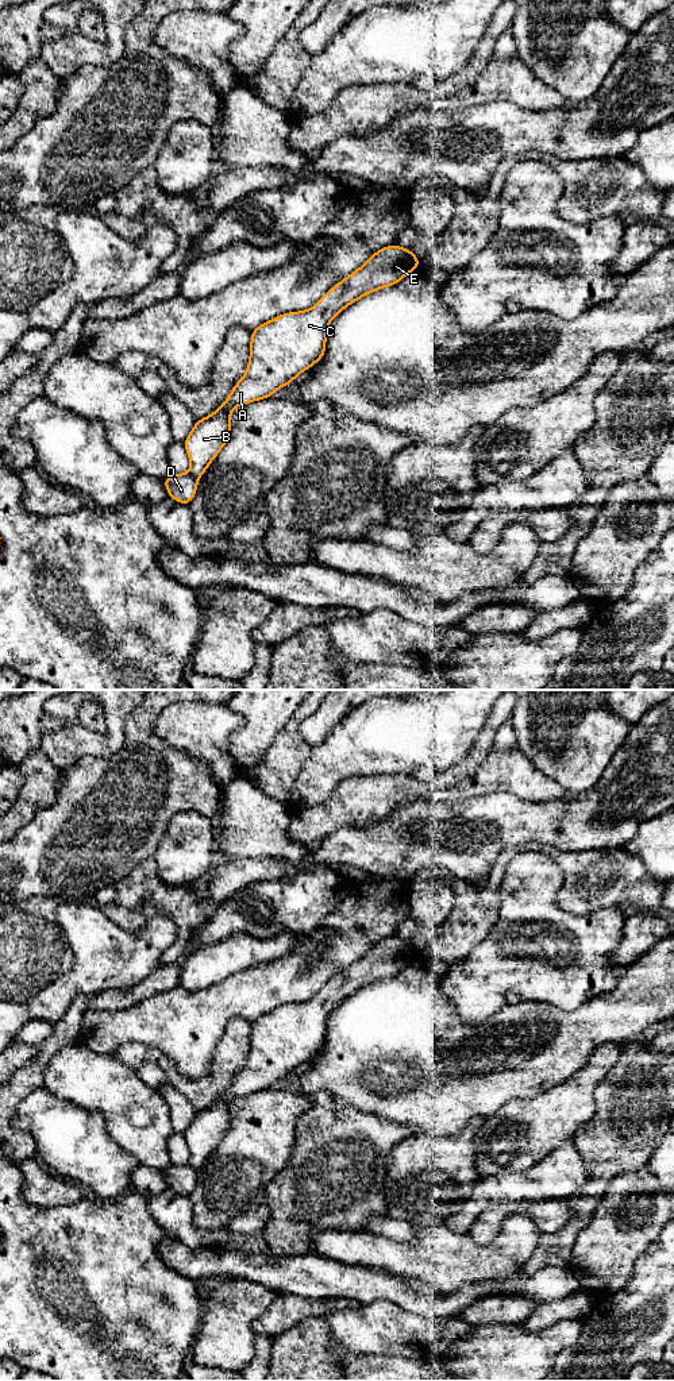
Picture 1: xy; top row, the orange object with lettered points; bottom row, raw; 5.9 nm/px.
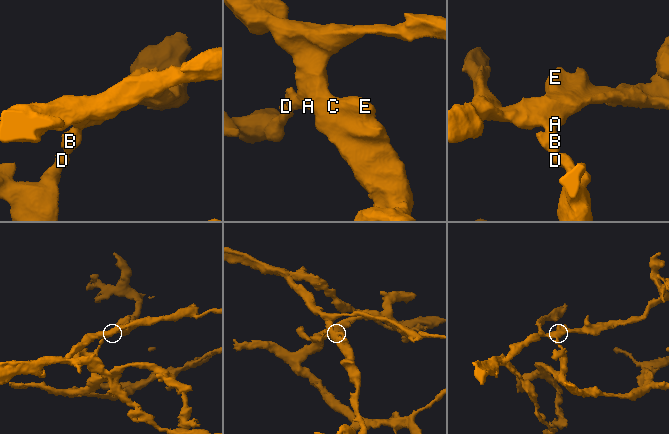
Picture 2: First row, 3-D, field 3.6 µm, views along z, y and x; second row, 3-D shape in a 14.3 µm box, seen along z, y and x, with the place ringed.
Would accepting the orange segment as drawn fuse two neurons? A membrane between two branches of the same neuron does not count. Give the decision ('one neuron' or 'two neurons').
two neurons

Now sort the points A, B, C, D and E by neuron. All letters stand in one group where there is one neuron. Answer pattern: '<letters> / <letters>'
A B C E / D

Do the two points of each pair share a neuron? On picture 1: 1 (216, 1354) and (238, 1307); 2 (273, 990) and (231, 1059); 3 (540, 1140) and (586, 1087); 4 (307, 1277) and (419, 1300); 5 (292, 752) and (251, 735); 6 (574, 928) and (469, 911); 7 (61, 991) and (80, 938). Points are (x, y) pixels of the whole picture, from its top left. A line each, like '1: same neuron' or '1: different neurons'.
1: same neuron
2: different neurons
3: same neuron
4: same neuron
5: different neurons
6: different neurons
7: same neuron

